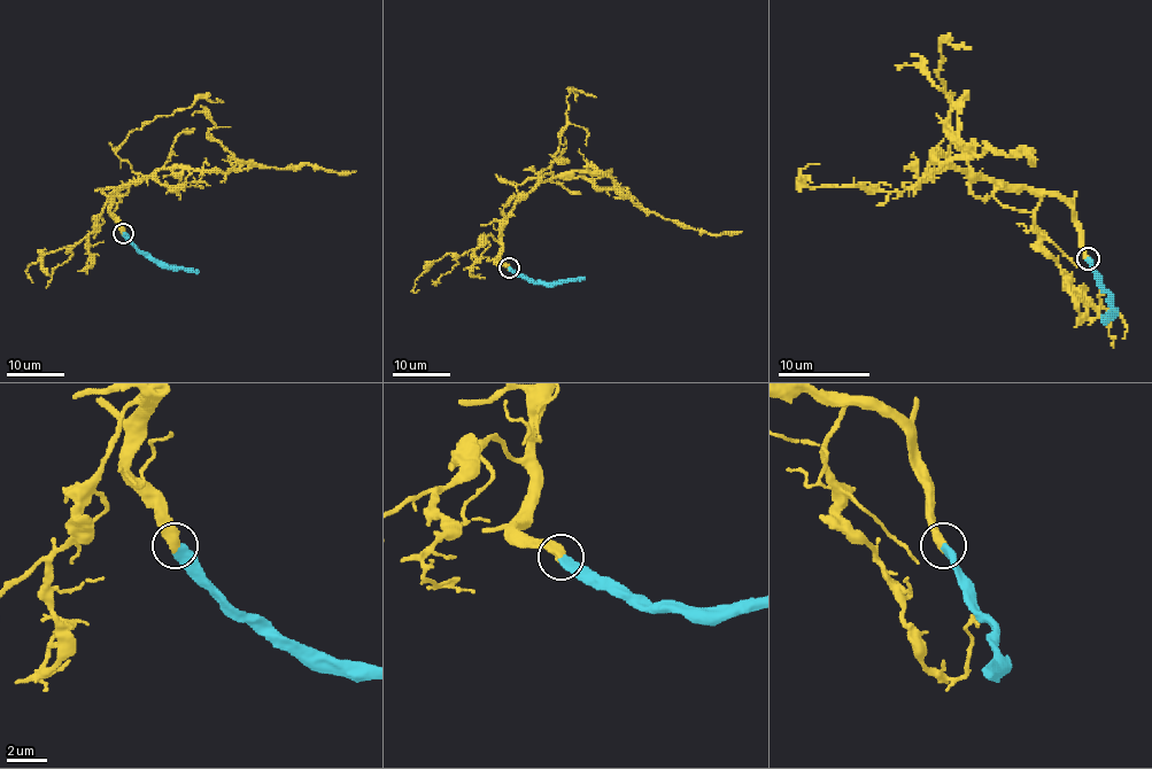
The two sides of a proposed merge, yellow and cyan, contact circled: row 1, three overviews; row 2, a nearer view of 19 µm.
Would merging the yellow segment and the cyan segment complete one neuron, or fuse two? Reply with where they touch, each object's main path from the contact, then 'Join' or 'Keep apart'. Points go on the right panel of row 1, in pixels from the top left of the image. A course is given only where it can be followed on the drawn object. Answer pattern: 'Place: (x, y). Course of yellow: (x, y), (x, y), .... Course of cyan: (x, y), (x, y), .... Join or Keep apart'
Place: (1088, 258). Course of yellow: (1088, 258), (1072, 210), (1056, 196), (971, 180), (932, 155), (950, 162), (1023, 148), (1028, 160). Course of cyan: (1088, 258), (1111, 304), (1108, 316), (1102, 323). Join

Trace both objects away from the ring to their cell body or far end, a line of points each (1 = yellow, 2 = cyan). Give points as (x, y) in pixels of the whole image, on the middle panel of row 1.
1: (509, 269), (496, 259), (503, 218), (539, 183), (574, 171), (607, 175), (665, 218), (718, 234), (742, 231)
2: (509, 269), (526, 278), (544, 282), (585, 277)

